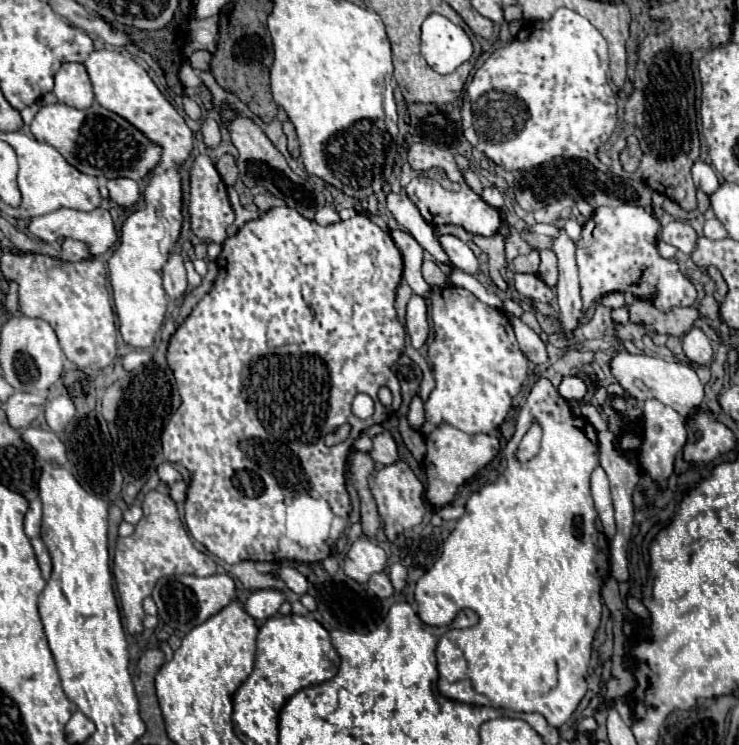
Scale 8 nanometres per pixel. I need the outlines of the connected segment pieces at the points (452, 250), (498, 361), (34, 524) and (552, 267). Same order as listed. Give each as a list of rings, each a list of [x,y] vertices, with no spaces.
[[[452,234],[438,236],[438,242],[440,242],[440,246],[444,248],[444,252],[448,254],[450,262],[456,268],[460,268],[460,270],[472,270],[472,274],[476,274],[480,270],[478,268],[478,260],[476,260],[476,256],[474,256],[474,252],[470,250],[468,244],[464,244],[462,240],[458,240]]]
[[[458,286],[436,288],[430,302],[434,320],[434,340],[428,348],[428,358],[432,364],[436,388],[432,390],[424,406],[426,424],[422,426],[422,434],[430,434],[438,424],[450,424],[466,434],[490,434],[500,428],[500,424],[508,416],[508,410],[512,408],[512,400],[522,392],[524,380],[528,376],[528,358],[518,346],[508,318],[500,310],[476,300],[474,294],[470,294],[468,290]]]
[[[32,500],[24,518],[24,532],[28,538],[34,538],[40,534],[40,520],[42,520],[42,504],[40,500]]]
[[[540,250],[540,270],[538,276],[550,286],[554,288],[558,282],[558,264],[556,264],[556,254],[552,250]]]

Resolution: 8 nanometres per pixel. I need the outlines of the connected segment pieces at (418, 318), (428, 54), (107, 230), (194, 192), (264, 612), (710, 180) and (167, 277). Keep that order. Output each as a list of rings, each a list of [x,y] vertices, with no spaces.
[[[416,294],[408,302],[406,330],[410,334],[410,340],[412,340],[414,348],[422,348],[426,344],[428,332],[430,332],[430,326],[428,326],[428,308],[426,308],[424,298],[420,298]]]
[[[430,14],[422,24],[422,56],[438,74],[450,74],[470,60],[472,40],[464,28],[440,14]]]
[[[60,208],[56,212],[50,212],[50,214],[44,214],[44,216],[36,216],[30,220],[28,224],[28,230],[44,240],[44,242],[54,242],[54,240],[60,240],[60,238],[72,238],[72,240],[80,240],[88,246],[90,254],[92,256],[100,256],[104,252],[108,252],[116,240],[118,240],[118,234],[116,234],[116,228],[114,228],[114,222],[112,222],[112,216],[108,210],[104,208],[96,208],[92,212],[78,212],[78,210],[68,210],[68,208]]]
[[[198,154],[192,162],[190,168],[190,204],[188,204],[188,214],[190,214],[190,230],[206,240],[206,242],[216,242],[222,244],[226,240],[226,228],[234,222],[234,210],[230,206],[226,186],[216,172],[214,162],[206,154]]]
[[[256,590],[246,600],[246,610],[256,620],[266,620],[278,614],[278,608],[286,602],[284,592],[280,590]]]
[[[702,160],[694,162],[694,166],[692,166],[692,178],[694,178],[696,188],[704,190],[706,194],[712,194],[720,186],[720,180],[718,180],[716,172],[712,170],[712,166],[702,162]]]
[[[176,252],[170,254],[170,258],[168,258],[168,262],[164,264],[162,272],[164,272],[162,280],[164,280],[164,290],[166,290],[166,294],[168,294],[170,298],[180,298],[180,296],[184,296],[188,284],[186,284],[186,268],[184,268],[184,258],[182,258],[182,254],[176,254]]]

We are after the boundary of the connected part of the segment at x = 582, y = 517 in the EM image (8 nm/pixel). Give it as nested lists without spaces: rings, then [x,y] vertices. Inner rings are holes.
[[[538,378],[534,388],[532,388],[532,392],[530,392],[530,396],[528,396],[528,400],[522,406],[522,412],[516,418],[516,429],[513,437],[504,448],[504,455],[508,461],[504,474],[494,484],[486,484],[478,492],[474,492],[470,496],[464,516],[458,520],[456,528],[452,530],[452,534],[444,542],[442,556],[416,582],[414,598],[416,598],[416,604],[418,604],[418,616],[428,626],[448,626],[456,618],[456,614],[460,610],[464,610],[464,608],[470,608],[480,616],[480,622],[474,628],[450,630],[438,642],[438,648],[436,648],[438,692],[444,698],[450,698],[450,700],[462,702],[462,704],[470,704],[470,706],[508,708],[508,710],[514,710],[514,712],[538,712],[548,720],[550,726],[560,728],[564,722],[568,722],[568,718],[574,714],[574,710],[578,708],[580,700],[586,694],[586,672],[588,672],[588,664],[590,664],[592,640],[594,640],[596,628],[600,626],[600,616],[602,616],[600,588],[602,588],[602,582],[604,582],[606,574],[610,574],[608,542],[606,542],[606,536],[596,528],[598,514],[596,514],[596,508],[594,508],[594,502],[592,502],[592,496],[590,496],[590,472],[598,466],[598,436],[596,436],[594,426],[586,418],[572,416],[572,412],[568,410],[568,402],[558,394],[558,390],[550,384],[550,380]],[[534,422],[540,424],[540,428],[542,428],[540,452],[532,460],[520,462],[516,458],[516,451],[523,436]]]

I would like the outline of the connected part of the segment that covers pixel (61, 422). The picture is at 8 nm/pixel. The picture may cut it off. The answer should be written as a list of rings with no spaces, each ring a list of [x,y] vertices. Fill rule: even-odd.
[[[56,396],[46,402],[46,424],[54,432],[62,432],[66,424],[74,418],[74,414],[76,414],[76,408],[70,396]]]

